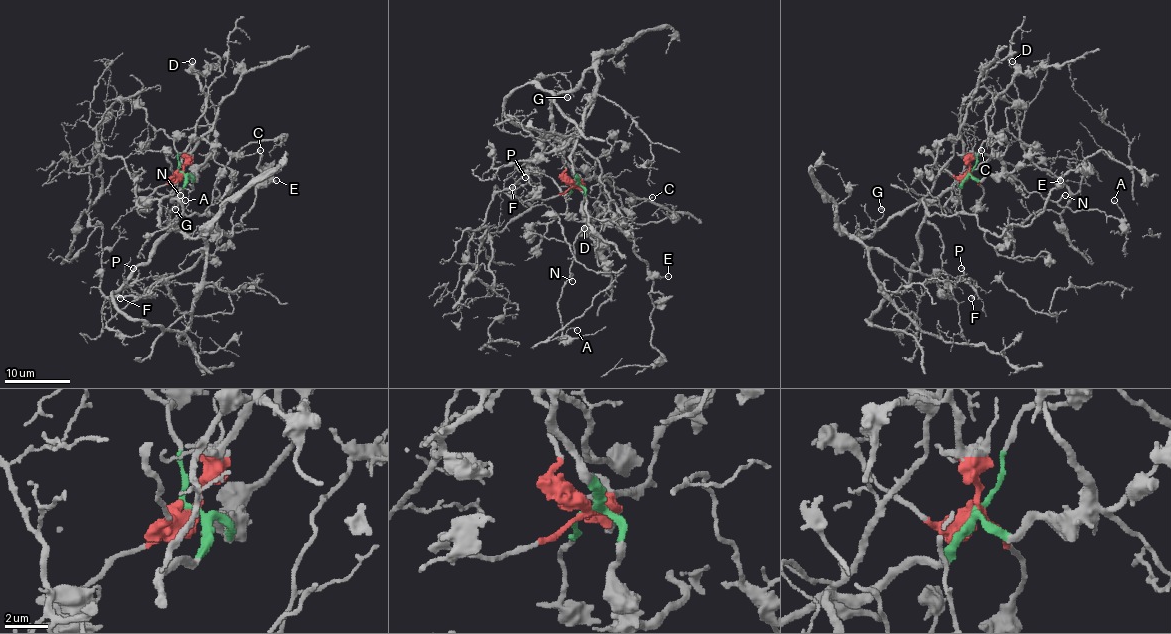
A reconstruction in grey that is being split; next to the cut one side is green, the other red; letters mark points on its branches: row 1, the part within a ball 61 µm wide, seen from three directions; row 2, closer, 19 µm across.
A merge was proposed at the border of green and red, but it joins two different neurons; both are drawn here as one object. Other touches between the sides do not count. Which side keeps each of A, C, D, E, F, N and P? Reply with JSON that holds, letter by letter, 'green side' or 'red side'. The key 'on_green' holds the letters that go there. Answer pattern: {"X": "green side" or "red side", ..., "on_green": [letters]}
{"A": "green side", "C": "green side", "D": "green side", "E": "green side", "F": "red side", "N": "green side", "P": "red side", "on_green": ["A", "C", "D", "E", "N"]}

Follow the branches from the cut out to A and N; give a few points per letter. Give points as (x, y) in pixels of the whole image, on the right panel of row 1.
A: (969, 172), (982, 180), (1012, 175), (1029, 191), (1072, 211), (1098, 210), (1121, 218), (1115, 200)
N: (969, 172), (974, 178), (982, 180), (987, 175), (1012, 175), (1029, 191), (1037, 191), (1053, 201), (1065, 195)

